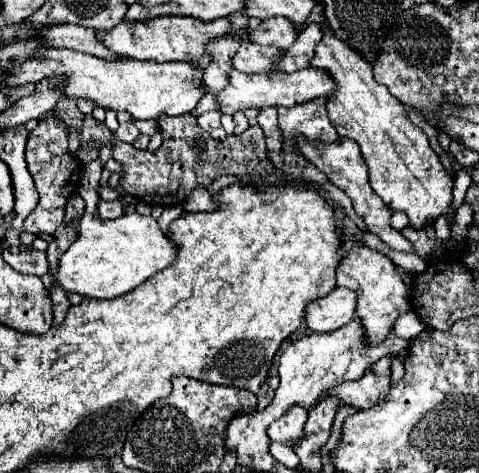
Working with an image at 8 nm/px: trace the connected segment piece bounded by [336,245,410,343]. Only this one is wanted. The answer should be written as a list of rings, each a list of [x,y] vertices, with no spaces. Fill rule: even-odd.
[[[356,245],[350,253],[340,261],[336,269],[338,285],[348,287],[358,293],[356,315],[362,319],[366,327],[366,339],[370,343],[380,343],[390,333],[394,321],[410,309],[408,305],[408,289],[396,271],[396,265],[380,251],[370,249],[368,245]]]

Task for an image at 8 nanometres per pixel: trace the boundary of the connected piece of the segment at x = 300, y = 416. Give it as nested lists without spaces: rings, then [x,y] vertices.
[[[292,407],[282,419],[274,421],[268,427],[268,435],[272,441],[284,443],[284,445],[294,445],[304,437],[304,425],[306,425],[306,413],[302,407]]]

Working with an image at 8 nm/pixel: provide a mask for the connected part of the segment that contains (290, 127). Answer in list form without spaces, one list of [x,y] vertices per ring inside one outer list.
[[[326,97],[312,99],[294,107],[278,107],[278,125],[282,131],[284,151],[300,155],[298,139],[308,141],[324,141],[324,143],[338,143],[338,131],[334,123],[328,119],[326,111]]]

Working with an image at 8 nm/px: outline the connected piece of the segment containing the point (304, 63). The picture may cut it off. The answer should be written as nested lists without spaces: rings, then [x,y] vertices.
[[[308,23],[304,27],[304,31],[300,31],[294,47],[286,49],[286,59],[282,59],[282,67],[278,67],[280,71],[292,73],[292,71],[300,71],[310,67],[310,61],[314,57],[314,49],[316,45],[322,41],[324,31],[318,23]]]

